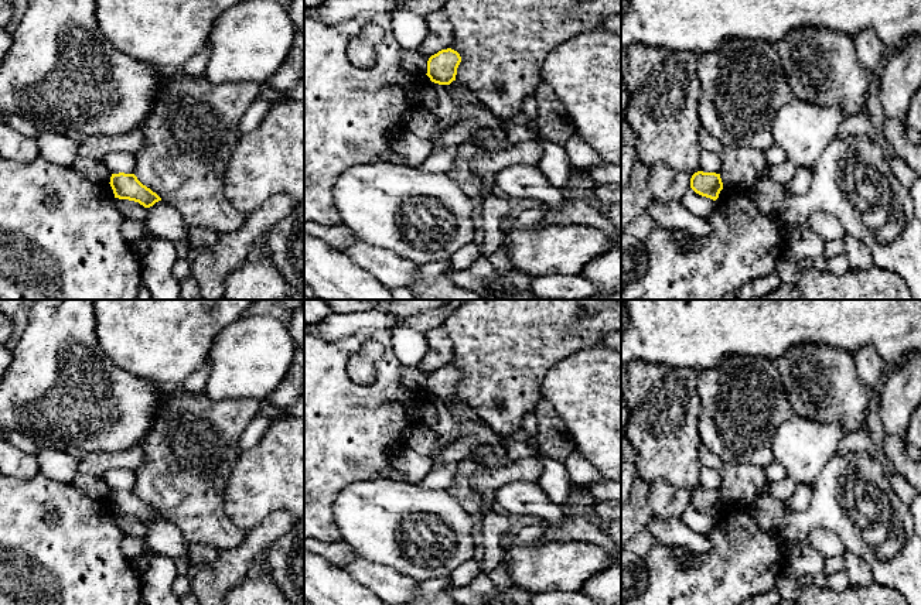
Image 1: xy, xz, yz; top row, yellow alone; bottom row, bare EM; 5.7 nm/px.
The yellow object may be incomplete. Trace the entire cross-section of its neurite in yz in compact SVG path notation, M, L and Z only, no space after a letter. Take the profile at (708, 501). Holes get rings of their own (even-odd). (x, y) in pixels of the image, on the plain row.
M697 488L690 495L690 505L696 510L716 517L723 506L723 499L720 491Z

